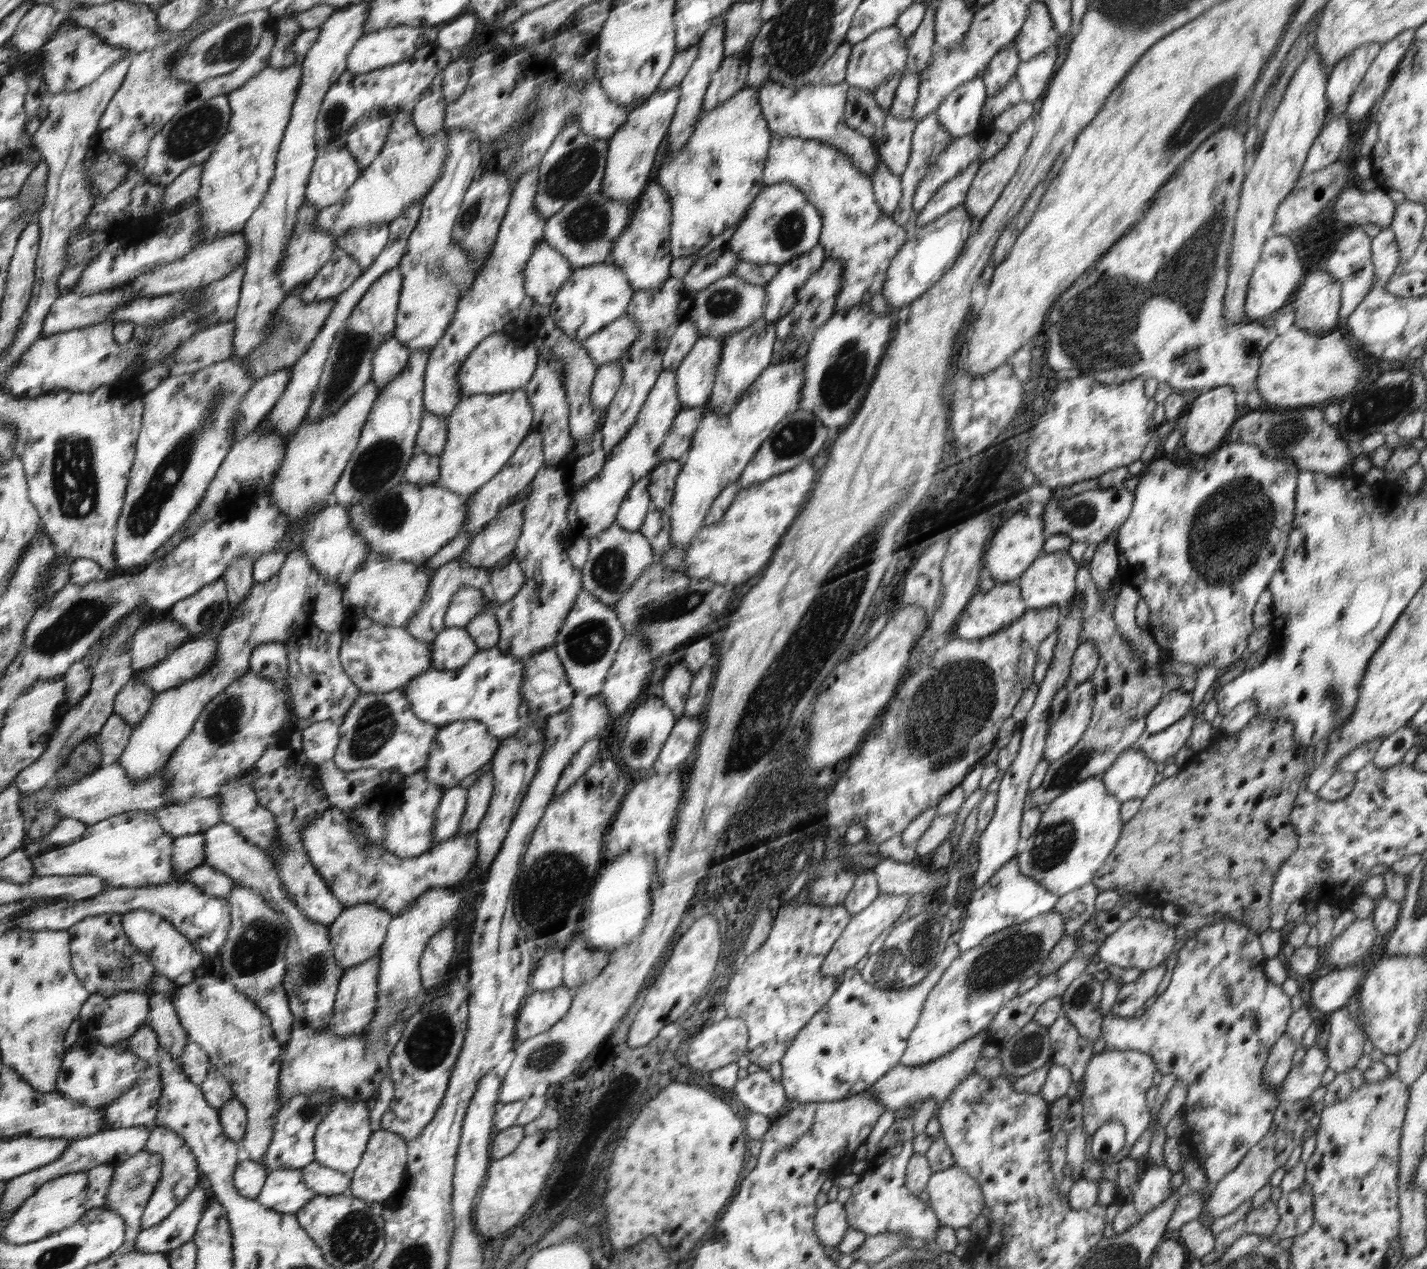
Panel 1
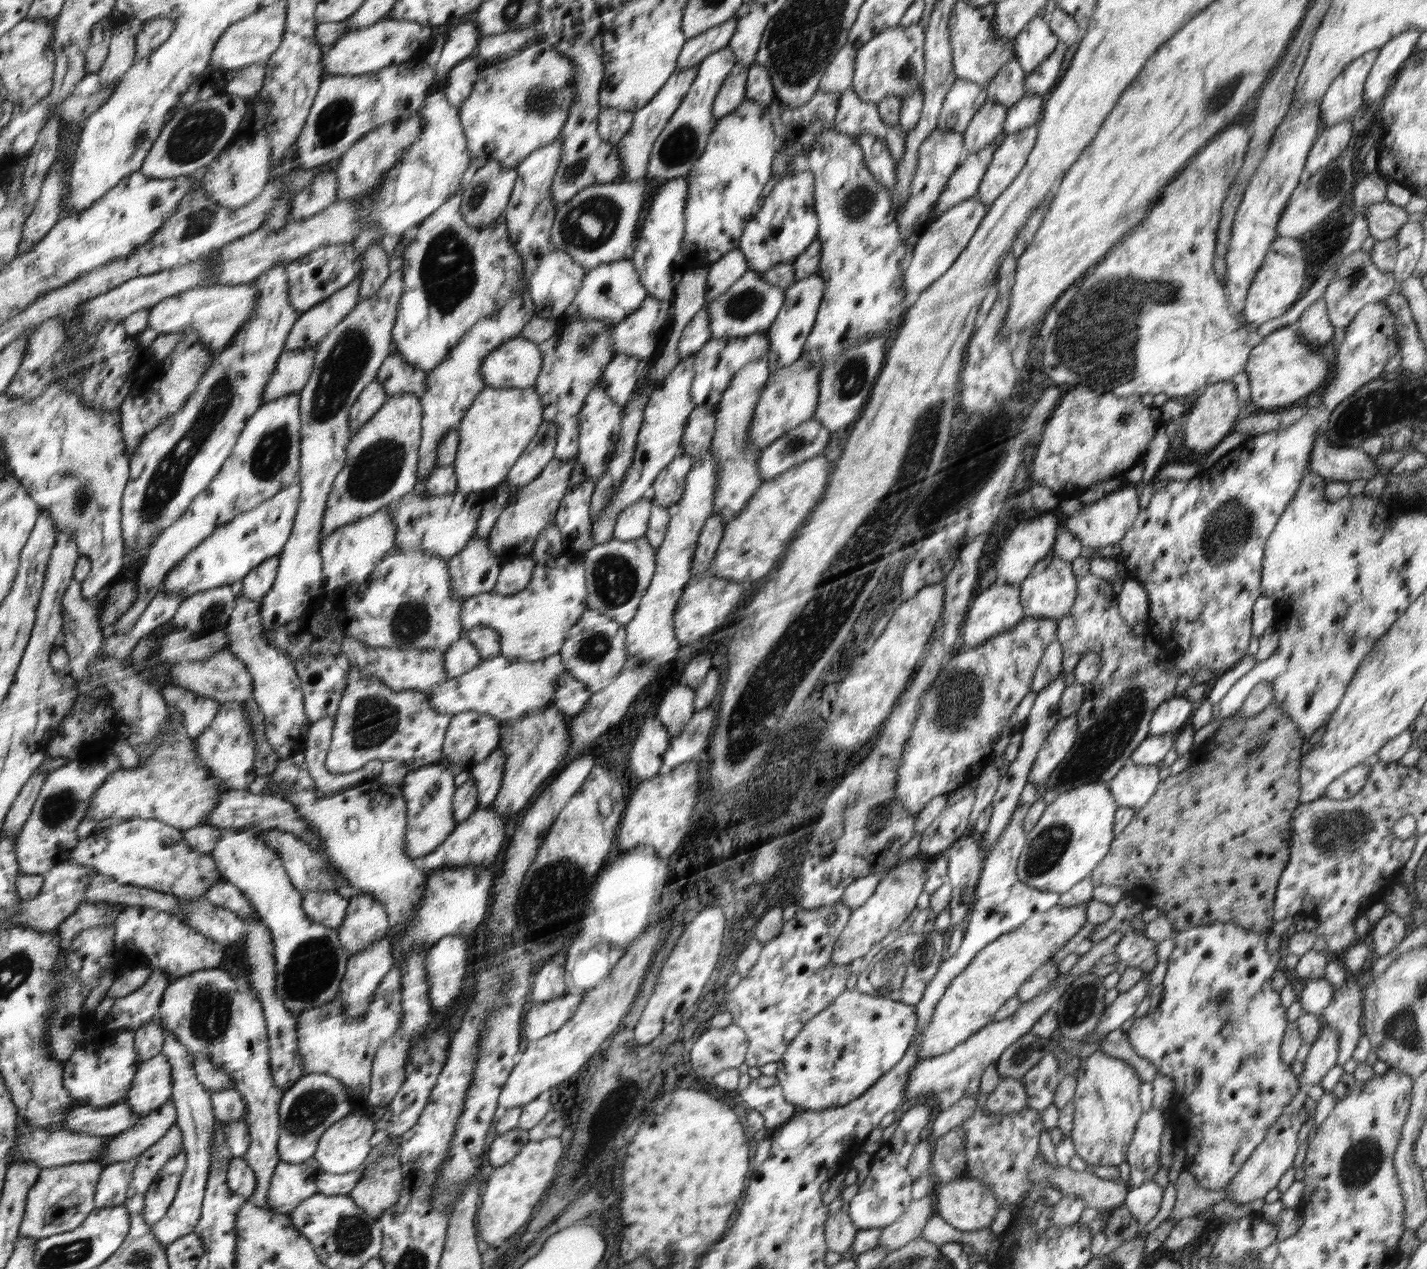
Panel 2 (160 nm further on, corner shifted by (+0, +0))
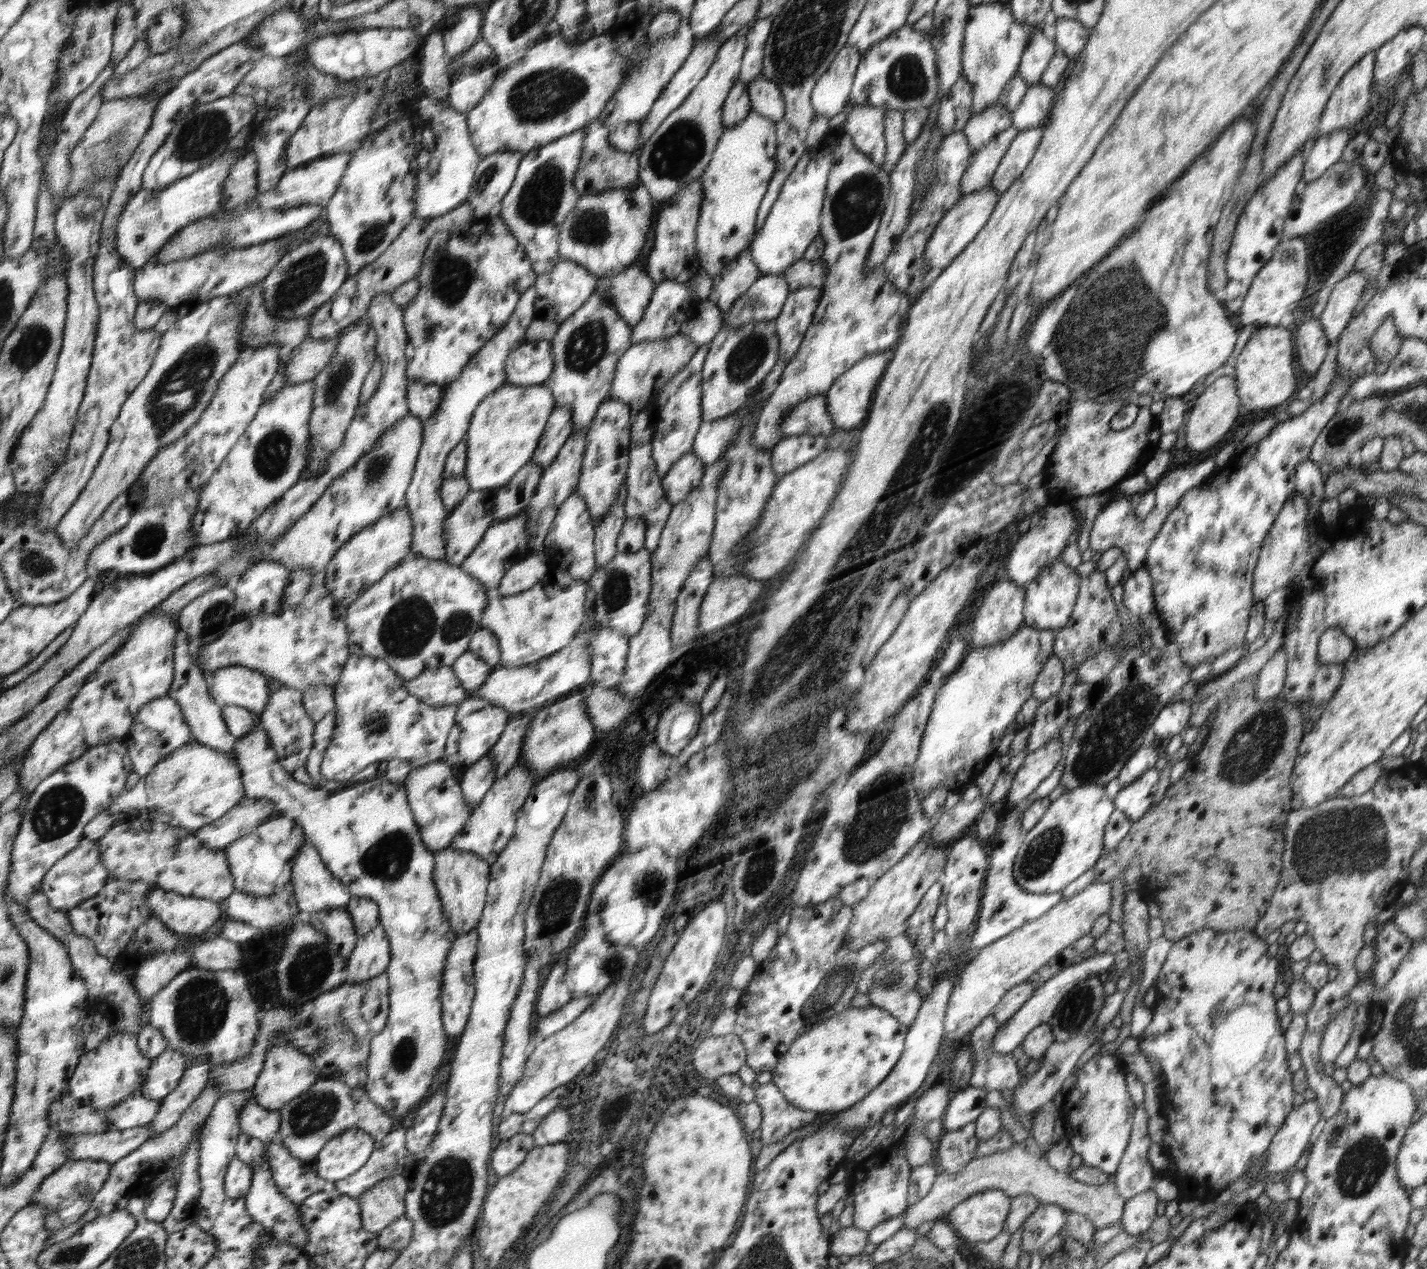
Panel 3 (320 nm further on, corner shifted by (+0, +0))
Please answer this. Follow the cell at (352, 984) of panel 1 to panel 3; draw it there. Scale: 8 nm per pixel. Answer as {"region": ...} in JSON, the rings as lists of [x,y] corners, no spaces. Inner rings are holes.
{"region":[[[382,926],[357,938],[353,954],[347,964],[346,983],[363,983],[386,973],[392,961],[392,944]]]}

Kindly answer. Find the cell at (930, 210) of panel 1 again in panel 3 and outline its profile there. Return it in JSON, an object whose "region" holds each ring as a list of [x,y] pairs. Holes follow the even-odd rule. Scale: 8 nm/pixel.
{"region":[[[1010,126],[1001,132],[994,140],[984,145],[971,156],[971,165],[966,169],[961,180],[963,196],[991,184],[994,173],[1006,154],[1008,147],[1019,133],[1018,128]]]}

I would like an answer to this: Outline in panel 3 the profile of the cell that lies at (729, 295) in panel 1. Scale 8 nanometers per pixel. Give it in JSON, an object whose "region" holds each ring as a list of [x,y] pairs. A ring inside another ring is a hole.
{"region":[[[762,274],[728,312],[723,312],[723,328],[740,328],[754,321],[774,321],[790,293],[787,280],[782,274]]]}

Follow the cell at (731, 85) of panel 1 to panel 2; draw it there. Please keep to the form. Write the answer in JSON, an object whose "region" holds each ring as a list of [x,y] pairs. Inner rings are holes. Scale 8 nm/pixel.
{"region":[[[738,62],[738,65],[730,71],[729,78],[720,86],[712,104],[715,120],[724,118],[741,105],[745,99],[748,72],[749,70],[746,69],[746,65],[742,65],[742,62]]]}

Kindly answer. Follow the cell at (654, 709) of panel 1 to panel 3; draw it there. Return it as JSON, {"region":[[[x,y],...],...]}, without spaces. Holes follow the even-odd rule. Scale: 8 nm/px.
{"region":[[[655,742],[642,750],[642,758],[638,762],[638,781],[645,792],[658,790],[667,780],[666,772],[673,758],[662,752]]]}

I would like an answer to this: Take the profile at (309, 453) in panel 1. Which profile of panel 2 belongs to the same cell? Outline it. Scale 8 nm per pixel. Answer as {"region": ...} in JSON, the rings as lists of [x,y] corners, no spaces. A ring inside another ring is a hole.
{"region":[[[376,379],[369,382],[358,395],[352,409],[350,409],[348,436],[352,437],[358,429],[366,425],[366,422],[369,422],[377,414],[378,410],[382,409],[382,405],[385,404],[387,399],[388,394],[381,383]]]}

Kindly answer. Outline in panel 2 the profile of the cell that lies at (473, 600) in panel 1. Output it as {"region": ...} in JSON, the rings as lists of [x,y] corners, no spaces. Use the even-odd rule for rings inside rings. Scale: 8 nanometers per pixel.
{"region":[[[551,522],[534,542],[530,558],[535,560],[532,580],[524,592],[501,595],[496,591],[465,599],[462,608],[463,630],[486,626],[501,635],[501,655],[508,660],[526,662],[558,654],[569,630],[577,624],[588,607],[588,583],[584,558],[566,556],[564,542]]]}

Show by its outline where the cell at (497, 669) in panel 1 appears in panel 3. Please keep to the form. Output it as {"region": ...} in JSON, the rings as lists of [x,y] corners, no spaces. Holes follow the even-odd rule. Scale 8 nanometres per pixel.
{"region":[[[588,618],[580,626],[580,631],[576,636],[564,648],[549,657],[541,658],[533,664],[514,668],[501,665],[491,667],[491,674],[484,685],[478,690],[473,690],[472,693],[467,692],[467,698],[483,696],[493,705],[504,707],[510,716],[522,711],[534,716],[537,711],[544,708],[546,702],[554,702],[558,696],[572,692],[574,688],[590,680],[593,656],[589,640],[595,628],[593,621]]]}

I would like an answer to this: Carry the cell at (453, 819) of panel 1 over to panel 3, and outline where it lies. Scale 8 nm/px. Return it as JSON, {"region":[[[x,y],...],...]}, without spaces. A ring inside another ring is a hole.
{"region":[[[486,756],[463,769],[462,790],[466,802],[470,806],[478,806],[478,803],[491,789],[494,781],[497,780],[495,777],[495,768],[491,762],[492,759]]]}

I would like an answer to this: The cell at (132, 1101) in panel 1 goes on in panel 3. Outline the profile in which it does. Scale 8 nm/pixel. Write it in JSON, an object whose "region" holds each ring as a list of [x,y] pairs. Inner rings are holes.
{"region":[[[167,1048],[151,1061],[143,1087],[138,1093],[147,1099],[161,1101],[176,1088],[184,1071],[182,1051]]]}

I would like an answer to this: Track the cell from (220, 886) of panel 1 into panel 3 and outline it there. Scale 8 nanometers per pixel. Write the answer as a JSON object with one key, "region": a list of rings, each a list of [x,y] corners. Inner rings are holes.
{"region":[[[292,878],[278,894],[272,896],[254,897],[234,892],[220,903],[222,912],[228,918],[250,924],[259,931],[285,924],[299,910],[291,881]]]}

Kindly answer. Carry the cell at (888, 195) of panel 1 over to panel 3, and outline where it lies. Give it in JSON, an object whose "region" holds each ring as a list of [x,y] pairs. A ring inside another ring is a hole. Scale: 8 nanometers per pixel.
{"region":[[[849,104],[843,134],[853,139],[854,146],[867,154],[876,164],[883,166],[886,141],[884,115],[886,109],[871,104]]]}

